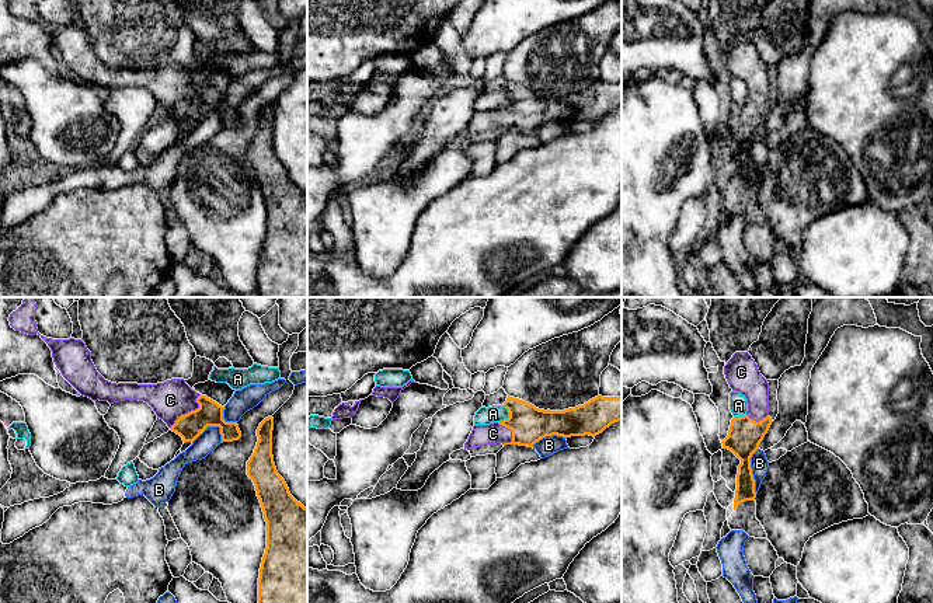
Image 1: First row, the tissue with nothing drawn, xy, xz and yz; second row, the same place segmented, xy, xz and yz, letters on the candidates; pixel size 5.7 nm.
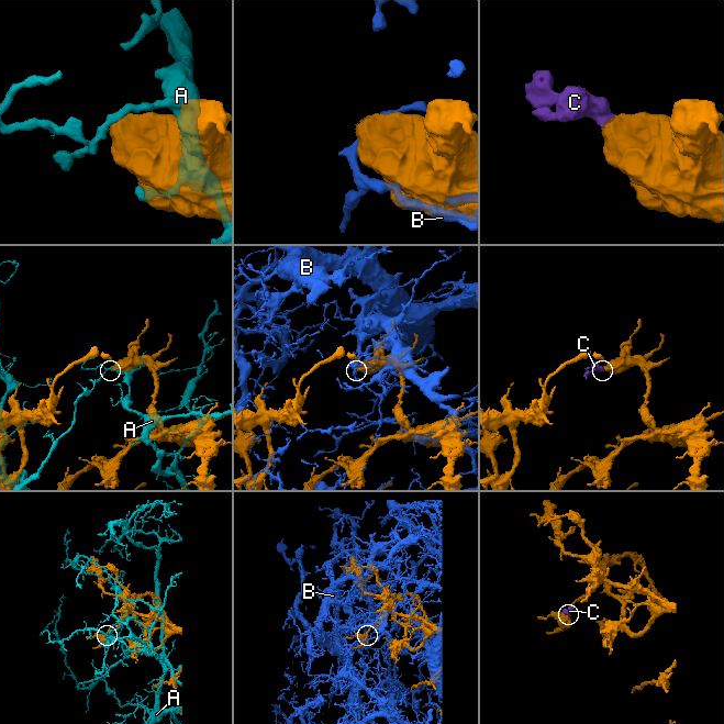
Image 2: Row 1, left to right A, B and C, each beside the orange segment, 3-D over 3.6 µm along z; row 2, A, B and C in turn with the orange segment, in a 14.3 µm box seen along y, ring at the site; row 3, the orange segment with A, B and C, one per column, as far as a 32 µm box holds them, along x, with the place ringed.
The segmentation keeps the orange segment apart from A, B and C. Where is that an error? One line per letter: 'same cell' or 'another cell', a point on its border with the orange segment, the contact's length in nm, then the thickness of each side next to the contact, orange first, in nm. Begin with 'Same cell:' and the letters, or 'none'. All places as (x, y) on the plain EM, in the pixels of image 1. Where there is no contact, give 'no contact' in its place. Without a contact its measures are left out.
Same cell: C
A: another cell; meets orange in xz at (509, 103); contact 110 nm long; 200 nm thick on the orange side, 100 nm on the other
B: another cell; meets orange in yz at (751, 156); contact 260 nm long; 190 nm thick on the orange side, 100 nm on the other
C: same cell; meets orange in xy at (191, 97); contact 260 nm long; 150 nm thick on the orange side, 220 nm on the other

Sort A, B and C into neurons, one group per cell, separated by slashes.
A / B / C

